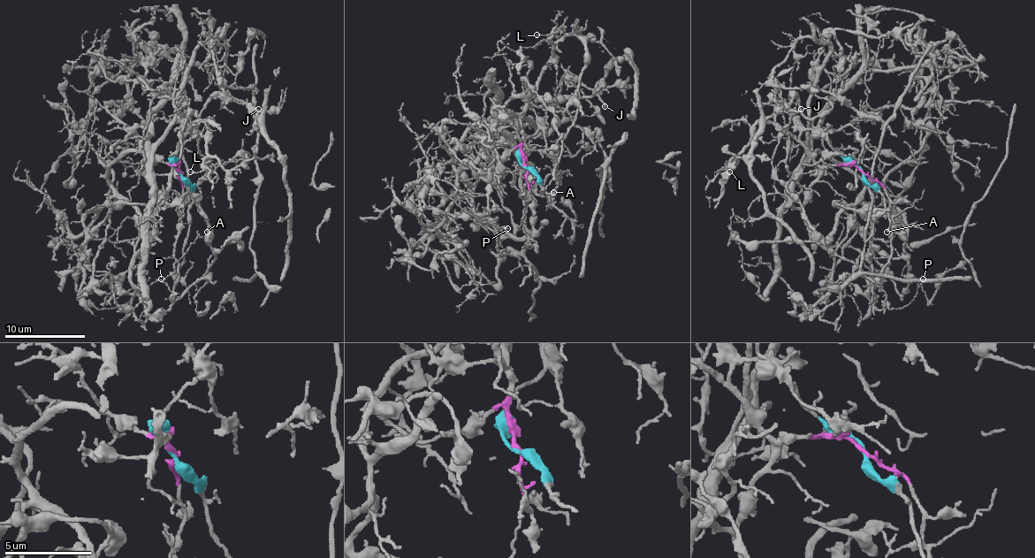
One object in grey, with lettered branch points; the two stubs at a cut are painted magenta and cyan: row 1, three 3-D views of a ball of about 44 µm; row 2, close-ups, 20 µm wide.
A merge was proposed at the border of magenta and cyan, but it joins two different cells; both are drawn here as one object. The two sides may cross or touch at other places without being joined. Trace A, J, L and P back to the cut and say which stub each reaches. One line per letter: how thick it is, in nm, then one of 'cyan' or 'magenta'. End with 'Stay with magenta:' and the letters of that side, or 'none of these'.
A: 150 nm thick; cyan
J: 200 nm thick; cyan
L: 130 nm thick; magenta
P: 160 nm thick; magenta
Stay with magenta: L, P

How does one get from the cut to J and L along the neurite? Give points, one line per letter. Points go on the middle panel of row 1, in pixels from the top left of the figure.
J: (526, 167), (520, 161), (520, 145), (536, 131), (546, 109), (559, 100), (591, 98), (595, 94), (605, 106)
L: (526, 167), (520, 125), (524, 104), (543, 76), (543, 68), (552, 57), (552, 42), (546, 35), (536, 35)

